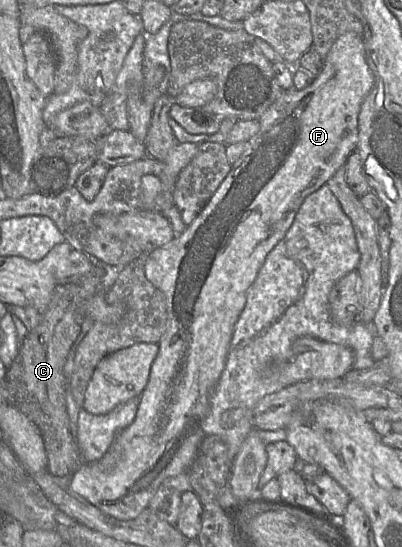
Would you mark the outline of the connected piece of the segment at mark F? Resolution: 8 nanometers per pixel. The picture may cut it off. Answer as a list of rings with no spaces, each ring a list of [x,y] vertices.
[[[347,32],[341,35],[332,45],[327,56],[323,59],[323,68],[314,81],[304,89],[286,89],[258,119],[260,129],[248,141],[248,147],[240,158],[232,165],[230,172],[220,184],[217,191],[203,207],[194,221],[185,231],[168,244],[161,246],[145,255],[145,274],[147,279],[159,289],[166,298],[167,326],[159,342],[159,351],[152,364],[149,381],[140,396],[140,404],[136,417],[131,425],[121,430],[104,456],[93,462],[83,463],[69,478],[69,489],[85,498],[104,513],[119,520],[132,520],[149,506],[150,500],[162,485],[163,481],[172,476],[186,472],[195,460],[200,444],[206,436],[202,430],[202,421],[210,411],[210,399],[225,368],[235,324],[245,306],[247,291],[257,278],[266,256],[275,245],[286,235],[295,215],[304,199],[326,184],[328,179],[342,166],[350,154],[356,150],[358,135],[358,116],[361,105],[371,91],[374,76],[365,58],[364,40],[362,35]]]

